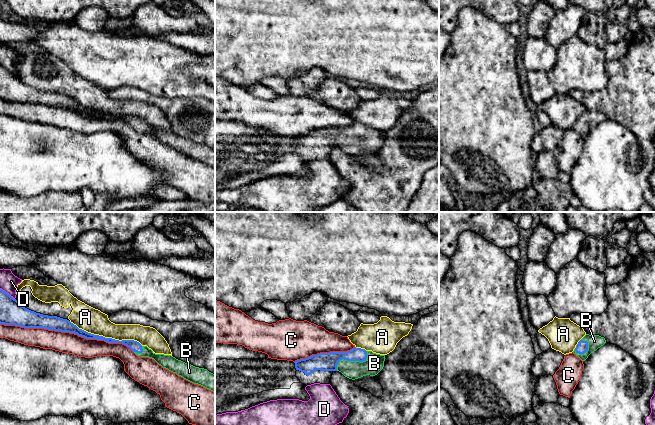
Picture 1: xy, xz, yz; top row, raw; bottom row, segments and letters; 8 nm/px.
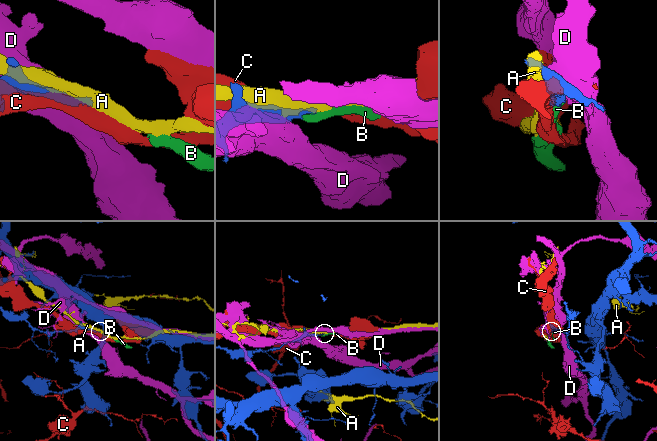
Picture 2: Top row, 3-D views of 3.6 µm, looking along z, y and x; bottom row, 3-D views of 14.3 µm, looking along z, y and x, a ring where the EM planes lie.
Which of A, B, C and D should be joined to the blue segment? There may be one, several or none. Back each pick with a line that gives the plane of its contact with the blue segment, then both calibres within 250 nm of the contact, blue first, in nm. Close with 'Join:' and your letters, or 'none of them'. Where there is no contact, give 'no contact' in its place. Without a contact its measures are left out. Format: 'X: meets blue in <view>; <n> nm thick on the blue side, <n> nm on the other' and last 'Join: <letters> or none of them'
B: meets blue in xz; 140 nm thick on the blue side, 150 nm on the other
Join: B

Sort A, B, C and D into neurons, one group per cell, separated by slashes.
A / B / C / D

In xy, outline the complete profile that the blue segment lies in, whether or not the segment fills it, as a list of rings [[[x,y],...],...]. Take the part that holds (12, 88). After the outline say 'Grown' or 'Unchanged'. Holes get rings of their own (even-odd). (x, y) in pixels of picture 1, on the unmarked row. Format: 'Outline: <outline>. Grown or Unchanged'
Outline: [[[0,65],[0,100],[15,101],[24,104],[44,104],[74,109],[86,115],[104,116],[108,119],[122,119],[129,123],[137,132],[152,134],[163,144],[176,149],[178,152],[194,160],[201,161],[215,168],[215,150],[209,148],[207,145],[195,143],[171,131],[155,130],[147,122],[142,122],[134,116],[119,117],[94,111],[79,105],[67,95],[36,89],[22,82],[19,77],[2,65]]]. Grown

